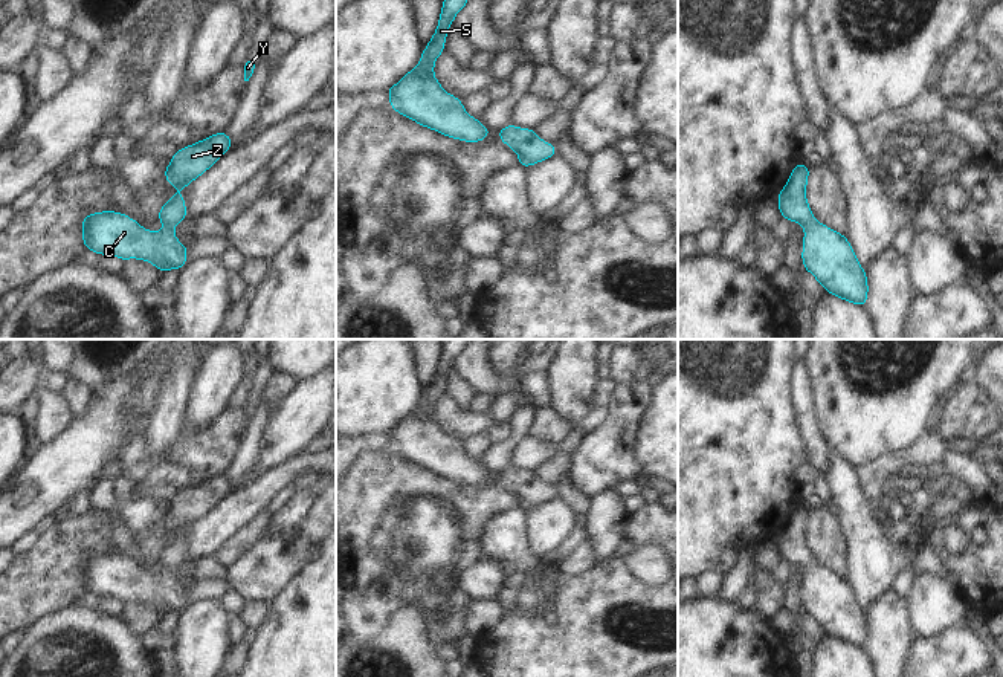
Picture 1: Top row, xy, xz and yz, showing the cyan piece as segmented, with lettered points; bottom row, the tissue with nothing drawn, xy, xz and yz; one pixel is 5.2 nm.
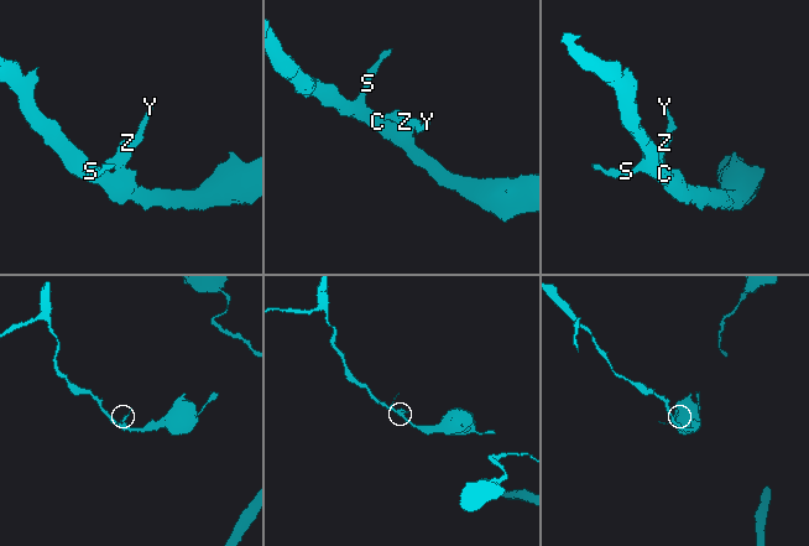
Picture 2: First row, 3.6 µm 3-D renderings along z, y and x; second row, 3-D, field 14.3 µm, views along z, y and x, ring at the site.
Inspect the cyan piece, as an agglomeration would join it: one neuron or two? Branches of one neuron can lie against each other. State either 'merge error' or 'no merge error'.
no merge error

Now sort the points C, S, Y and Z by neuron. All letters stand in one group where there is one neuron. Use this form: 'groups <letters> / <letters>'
groups C S Y Z

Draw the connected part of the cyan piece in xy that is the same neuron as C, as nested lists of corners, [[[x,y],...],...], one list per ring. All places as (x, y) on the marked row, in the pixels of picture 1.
[[[174,194],[160,206],[159,222],[165,225],[160,232],[151,232],[142,228],[134,219],[116,211],[92,212],[84,217],[81,234],[85,249],[98,255],[116,255],[122,261],[128,258],[145,260],[154,264],[160,272],[182,269],[188,260],[188,246],[182,245],[174,235],[174,226],[188,217],[183,194]]]

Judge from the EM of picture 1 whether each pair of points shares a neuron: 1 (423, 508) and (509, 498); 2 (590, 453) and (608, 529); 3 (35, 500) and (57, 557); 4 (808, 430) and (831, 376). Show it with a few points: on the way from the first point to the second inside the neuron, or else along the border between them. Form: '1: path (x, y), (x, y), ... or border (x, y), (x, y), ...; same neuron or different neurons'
1: path (446, 508), (451, 498), (486, 498); same neuron
2: border (612, 486), (590, 497); different neurons
3: border (63, 512), (46, 524); different neurons
4: border (808, 378), (812, 387), (814, 421), (829, 445); different neurons

